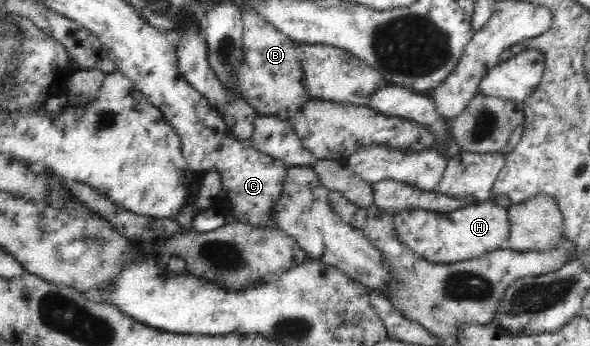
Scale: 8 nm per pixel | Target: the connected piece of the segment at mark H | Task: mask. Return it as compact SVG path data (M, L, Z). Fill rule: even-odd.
M491 200L477 202L450 213L402 210L393 216L393 226L398 239L417 256L439 264L453 264L493 252L504 247L509 236L507 208Z

